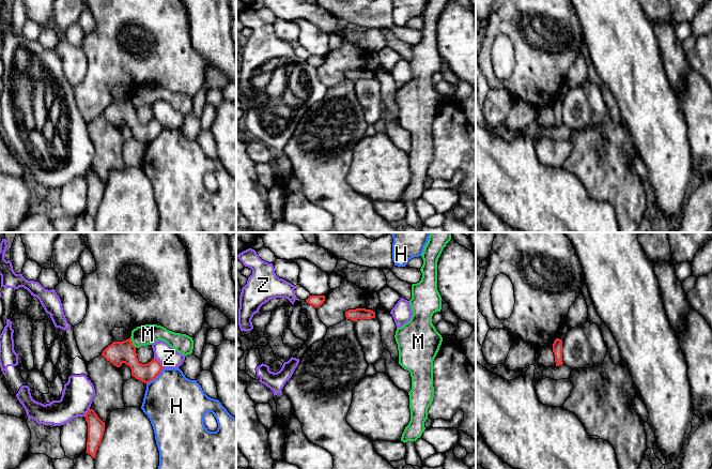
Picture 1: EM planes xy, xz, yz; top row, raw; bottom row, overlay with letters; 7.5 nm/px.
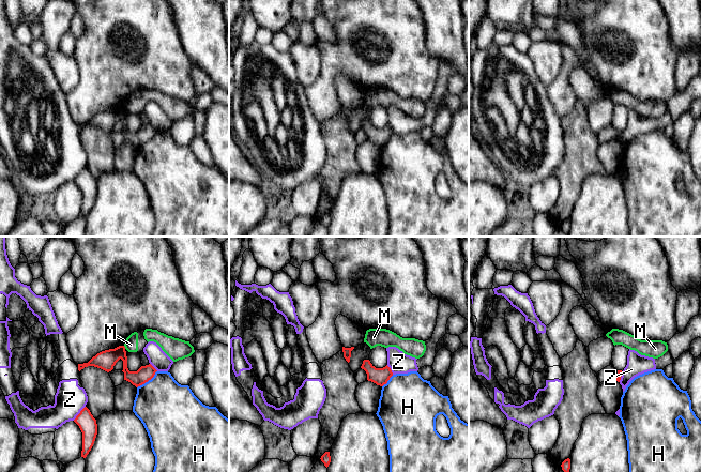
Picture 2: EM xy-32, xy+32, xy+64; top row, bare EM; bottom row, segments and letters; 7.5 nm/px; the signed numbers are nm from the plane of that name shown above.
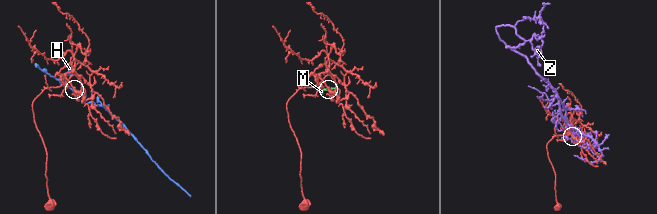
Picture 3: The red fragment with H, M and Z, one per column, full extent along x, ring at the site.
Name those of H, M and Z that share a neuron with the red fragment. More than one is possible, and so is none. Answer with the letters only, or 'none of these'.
none of these

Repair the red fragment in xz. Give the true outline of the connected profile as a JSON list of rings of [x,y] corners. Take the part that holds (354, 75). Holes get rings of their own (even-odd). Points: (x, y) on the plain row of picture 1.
[[[366,69],[349,70],[345,72],[345,77],[353,81],[358,79],[372,79],[375,78],[375,72]]]

